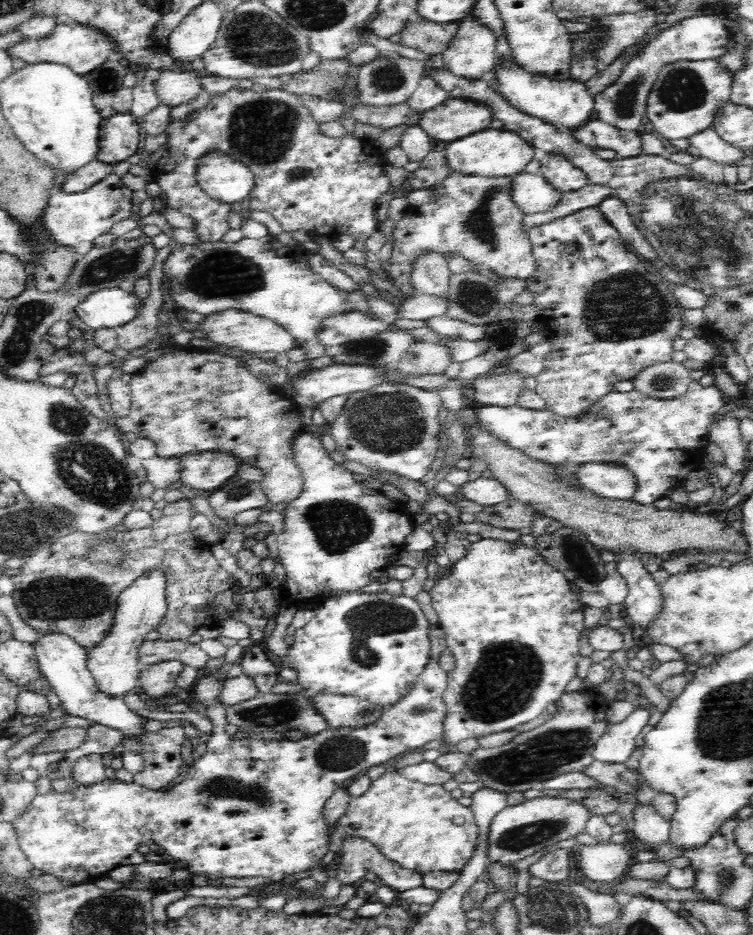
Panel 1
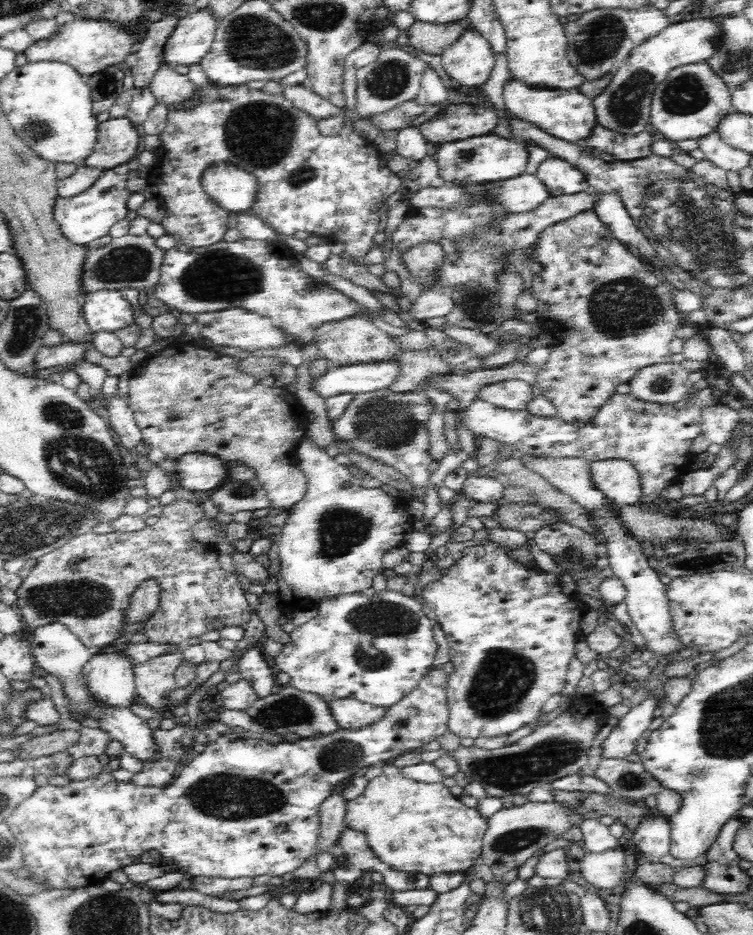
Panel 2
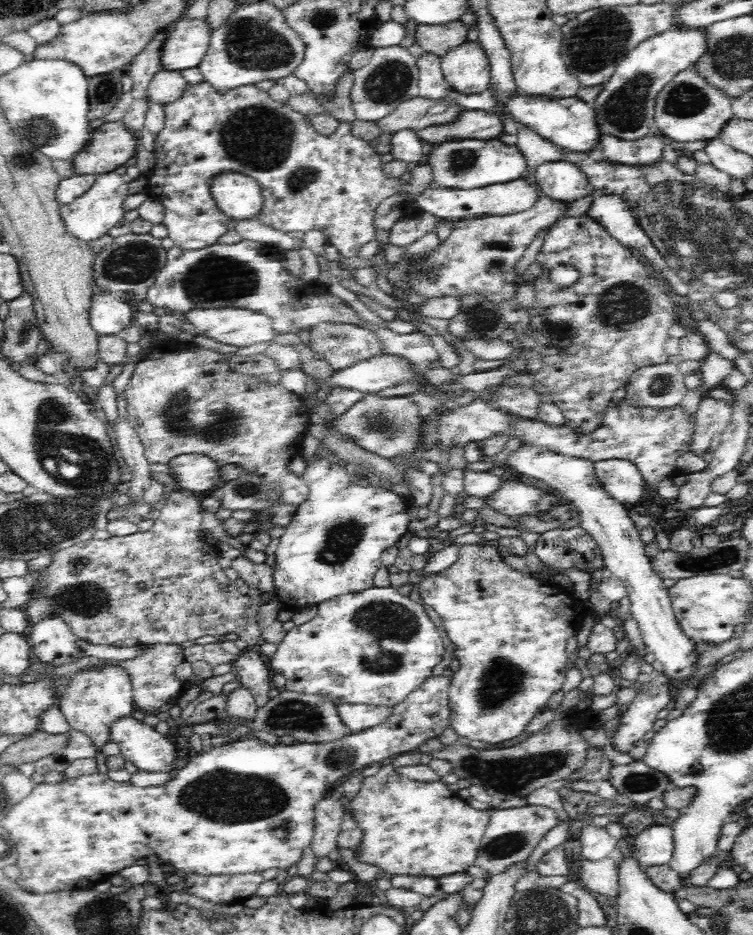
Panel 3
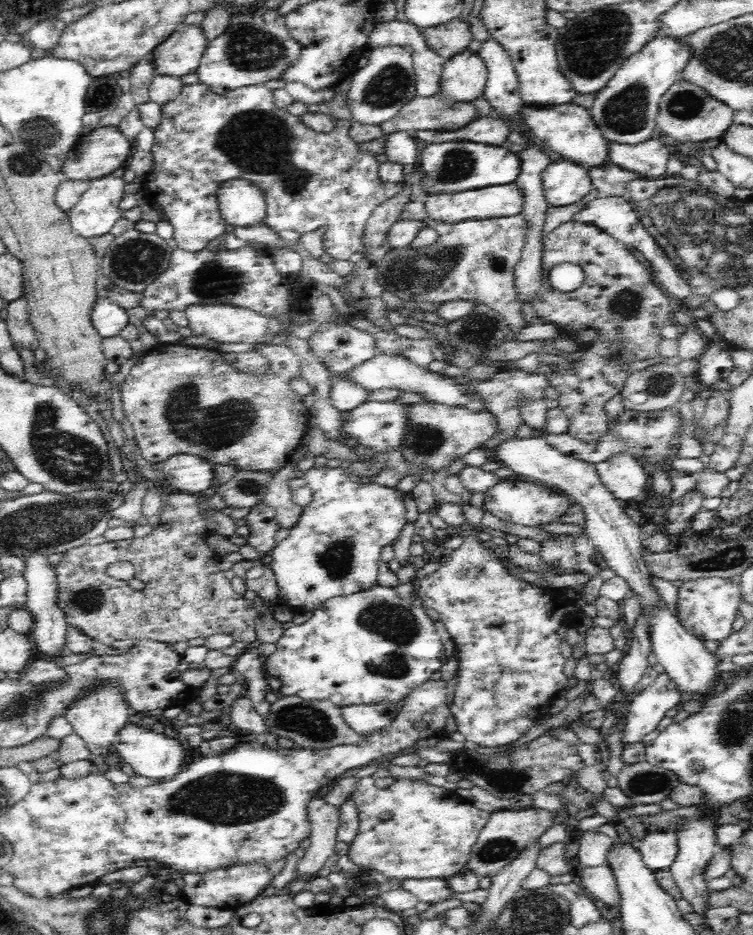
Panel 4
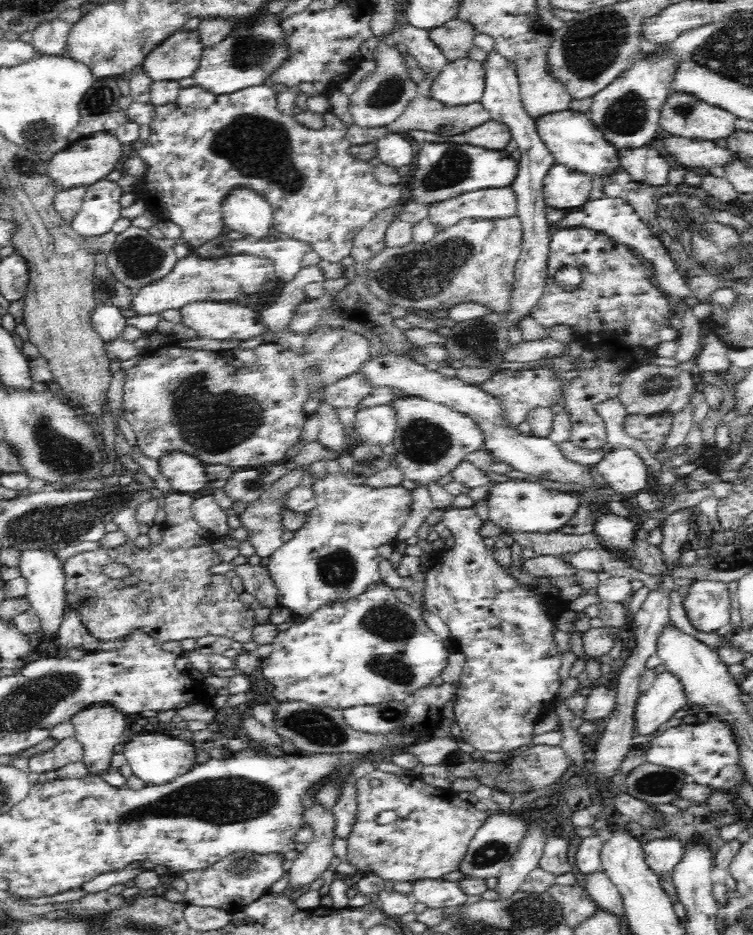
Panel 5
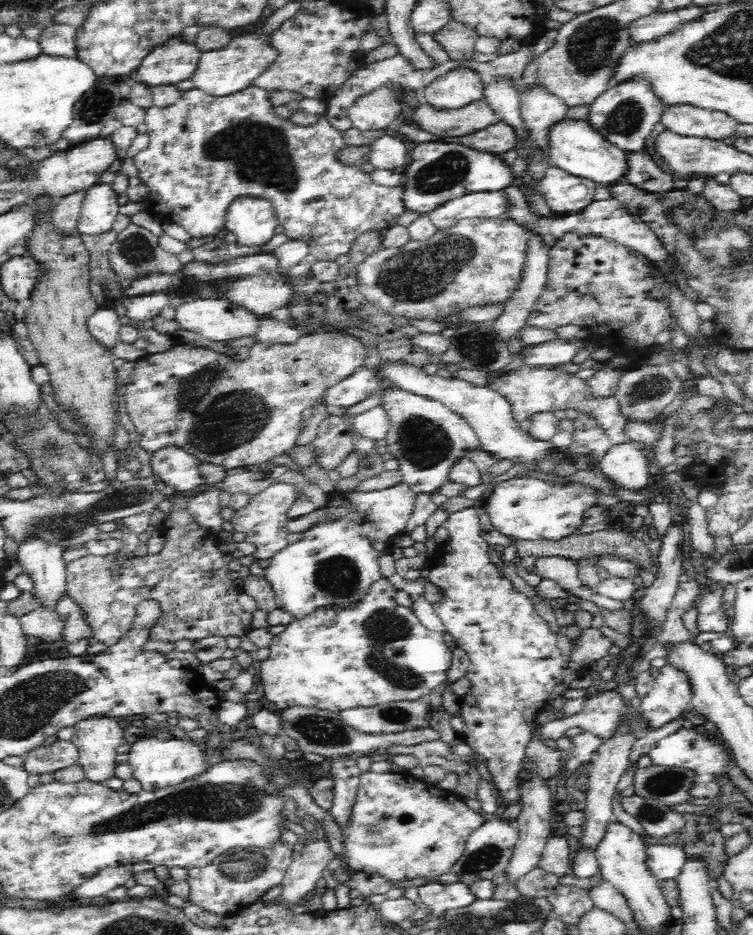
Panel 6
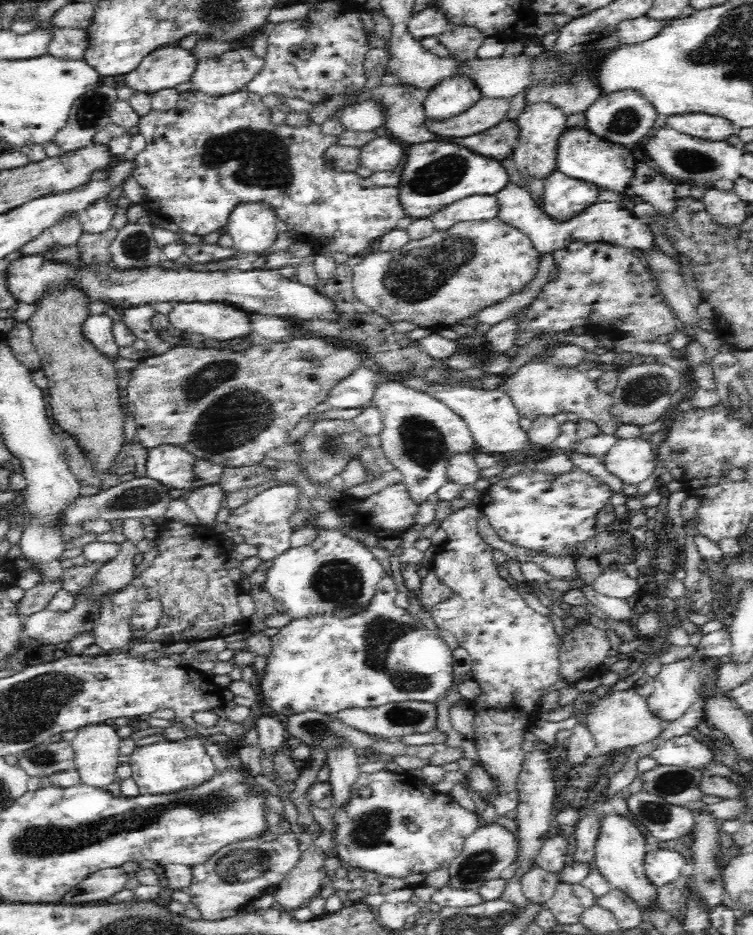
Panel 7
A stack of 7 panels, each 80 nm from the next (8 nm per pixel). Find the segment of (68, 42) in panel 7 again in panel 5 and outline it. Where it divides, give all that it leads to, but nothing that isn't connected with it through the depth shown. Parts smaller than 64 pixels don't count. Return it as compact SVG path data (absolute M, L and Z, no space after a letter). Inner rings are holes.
M58 18L40 23L33 31L33 45L38 55L68 57L66 44L72 25Z

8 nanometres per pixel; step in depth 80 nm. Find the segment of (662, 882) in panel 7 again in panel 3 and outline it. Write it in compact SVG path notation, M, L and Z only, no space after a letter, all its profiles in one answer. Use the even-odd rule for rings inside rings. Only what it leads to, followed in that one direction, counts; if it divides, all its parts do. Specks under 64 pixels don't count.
M652 826L646 828L635 840L634 857L646 868L668 864L674 854L672 827Z

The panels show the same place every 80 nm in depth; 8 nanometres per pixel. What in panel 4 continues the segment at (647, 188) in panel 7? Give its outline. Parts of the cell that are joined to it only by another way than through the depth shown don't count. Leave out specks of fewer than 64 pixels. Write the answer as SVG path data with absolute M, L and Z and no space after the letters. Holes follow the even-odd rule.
M657 137L636 146L610 142L608 147L611 150L611 162L635 176L648 180L660 180L664 174L667 174L666 166L671 153Z

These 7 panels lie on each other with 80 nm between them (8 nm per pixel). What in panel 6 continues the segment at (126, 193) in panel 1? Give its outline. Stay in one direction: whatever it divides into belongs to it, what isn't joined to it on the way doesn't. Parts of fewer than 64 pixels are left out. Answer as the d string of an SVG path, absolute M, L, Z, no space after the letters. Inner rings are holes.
M100 182L88 188L78 218L80 234L95 235L109 231L120 208L118 196L112 184Z

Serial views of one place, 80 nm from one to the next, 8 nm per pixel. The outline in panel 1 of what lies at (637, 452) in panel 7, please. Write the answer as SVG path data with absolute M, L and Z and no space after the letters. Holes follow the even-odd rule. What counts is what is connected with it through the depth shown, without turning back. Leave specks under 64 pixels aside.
M587 462L578 470L584 488L602 498L633 500L636 494L636 477L624 463Z

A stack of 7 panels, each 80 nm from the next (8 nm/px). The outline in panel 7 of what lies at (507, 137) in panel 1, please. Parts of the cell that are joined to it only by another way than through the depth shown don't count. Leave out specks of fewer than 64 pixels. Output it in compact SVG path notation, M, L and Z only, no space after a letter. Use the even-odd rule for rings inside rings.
M452 141L412 145L406 152L406 162L400 173L399 201L403 213L413 220L431 217L444 207L470 196L495 196L509 182L500 161L486 158Z

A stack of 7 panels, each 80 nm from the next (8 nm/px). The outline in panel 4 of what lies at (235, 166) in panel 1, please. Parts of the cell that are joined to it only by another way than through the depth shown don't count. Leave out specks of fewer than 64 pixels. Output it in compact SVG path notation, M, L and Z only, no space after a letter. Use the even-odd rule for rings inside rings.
M228 181L219 190L219 211L232 226L249 229L264 226L267 210L264 193L248 181Z

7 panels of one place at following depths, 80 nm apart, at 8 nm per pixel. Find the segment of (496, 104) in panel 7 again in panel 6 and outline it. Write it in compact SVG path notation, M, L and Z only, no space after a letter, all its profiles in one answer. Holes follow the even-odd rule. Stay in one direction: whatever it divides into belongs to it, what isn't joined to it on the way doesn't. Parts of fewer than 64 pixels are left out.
M484 96L460 110L436 112L427 102L421 103L414 109L414 116L410 121L432 134L449 139L474 134L499 120L490 101Z

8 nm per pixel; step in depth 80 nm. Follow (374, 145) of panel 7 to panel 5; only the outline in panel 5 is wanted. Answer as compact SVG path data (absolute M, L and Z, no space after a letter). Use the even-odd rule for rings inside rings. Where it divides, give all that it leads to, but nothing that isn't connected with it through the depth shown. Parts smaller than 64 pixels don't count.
M389 132L376 143L376 158L384 166L397 168L400 166L411 165L415 155L410 141L401 135L401 133Z

